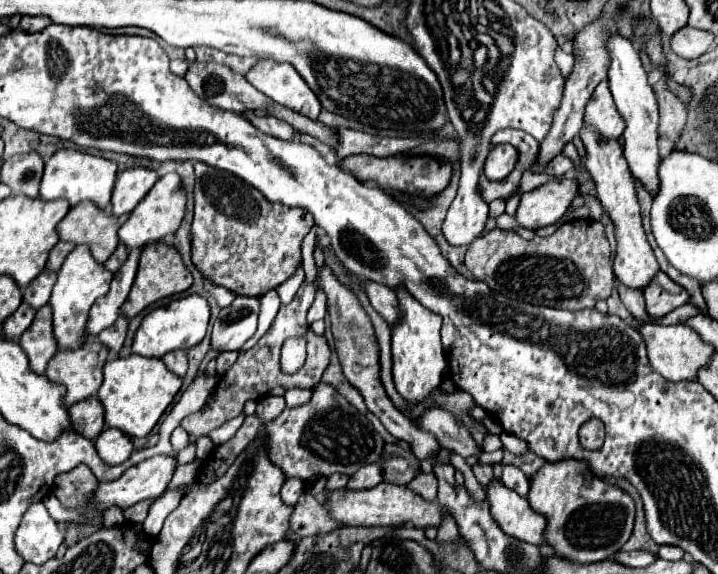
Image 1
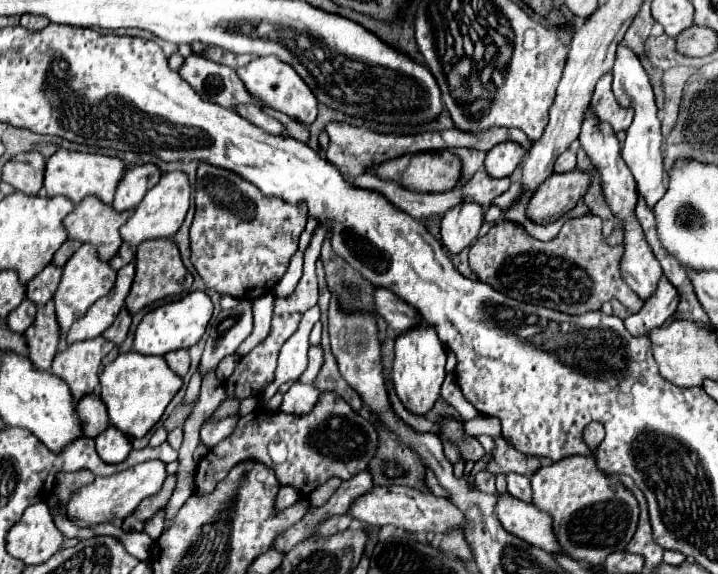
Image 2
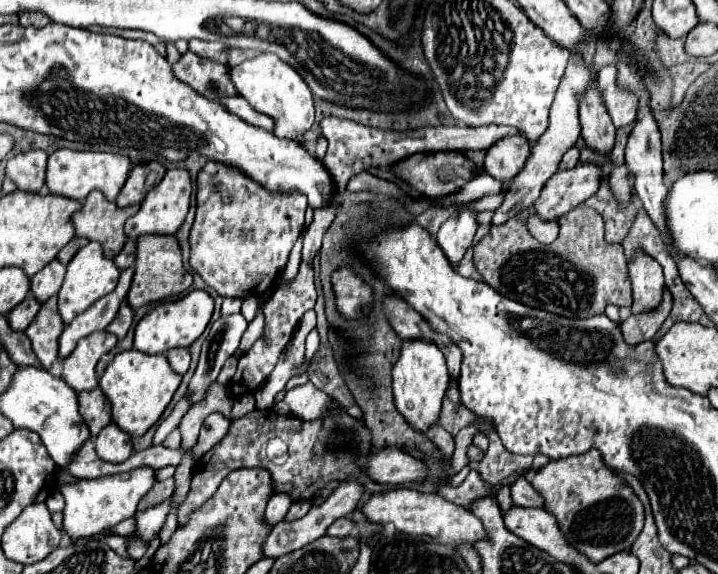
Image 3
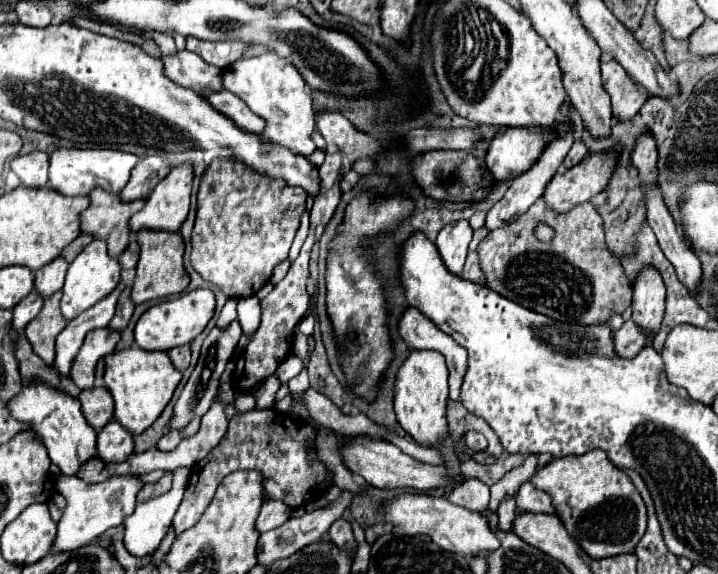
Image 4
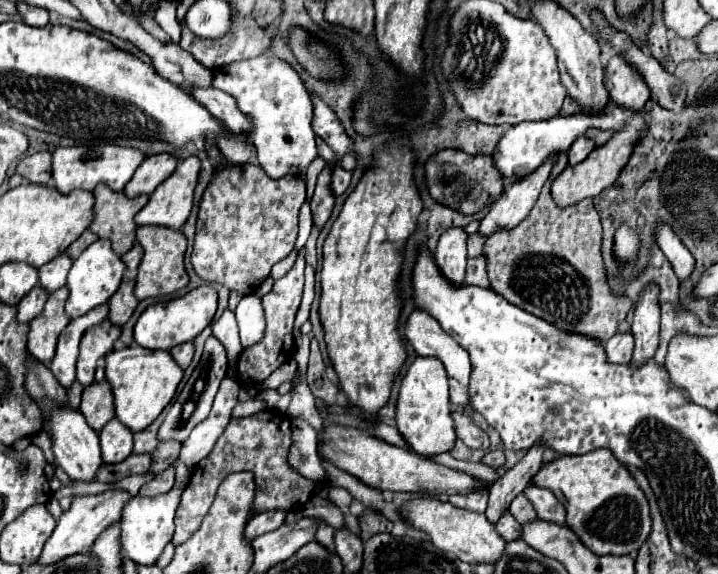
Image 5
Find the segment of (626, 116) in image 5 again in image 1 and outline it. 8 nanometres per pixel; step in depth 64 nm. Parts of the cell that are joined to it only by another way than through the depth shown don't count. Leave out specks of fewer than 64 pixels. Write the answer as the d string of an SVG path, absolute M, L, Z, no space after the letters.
M496 144L484 164L484 176L488 180L500 180L508 176L518 162L518 152L512 144Z

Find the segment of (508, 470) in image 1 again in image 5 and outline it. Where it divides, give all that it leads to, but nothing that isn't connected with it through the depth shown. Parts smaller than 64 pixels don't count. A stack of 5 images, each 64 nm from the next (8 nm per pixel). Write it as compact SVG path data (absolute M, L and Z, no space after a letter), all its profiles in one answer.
M530 484L524 490L524 496L532 502L536 514L548 522L558 522L564 526L564 506L556 500L556 496L544 488L536 488Z

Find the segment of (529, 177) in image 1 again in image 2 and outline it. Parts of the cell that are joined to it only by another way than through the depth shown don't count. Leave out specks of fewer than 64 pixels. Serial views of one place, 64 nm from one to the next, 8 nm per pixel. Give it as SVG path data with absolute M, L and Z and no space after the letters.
M515 181L511 184L510 188L504 192L504 194L496 197L491 205L497 205L503 210L510 206L510 203L517 198L521 193L521 183L520 181Z

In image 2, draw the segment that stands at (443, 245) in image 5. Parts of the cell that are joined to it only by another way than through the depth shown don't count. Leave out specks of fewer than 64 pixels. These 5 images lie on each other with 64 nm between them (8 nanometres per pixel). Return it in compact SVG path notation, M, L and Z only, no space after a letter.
M474 202L456 204L454 210L448 210L442 218L442 244L450 248L452 254L458 254L462 248L470 246L480 232L484 222L484 208Z

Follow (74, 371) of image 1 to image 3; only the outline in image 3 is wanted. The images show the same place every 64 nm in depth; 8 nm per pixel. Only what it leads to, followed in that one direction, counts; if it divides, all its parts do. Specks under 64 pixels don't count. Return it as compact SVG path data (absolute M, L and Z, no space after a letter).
M94 332L88 338L82 338L74 352L62 362L62 378L72 386L74 392L94 390L98 386L96 364L102 354L110 352L116 346L116 338L110 332Z

